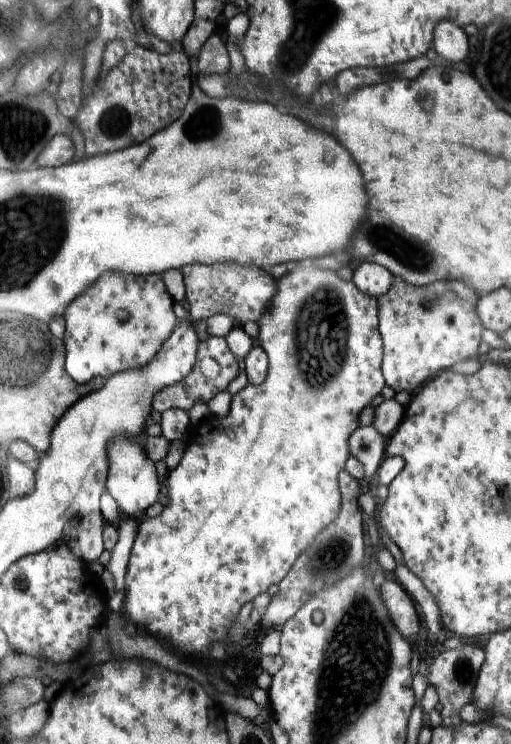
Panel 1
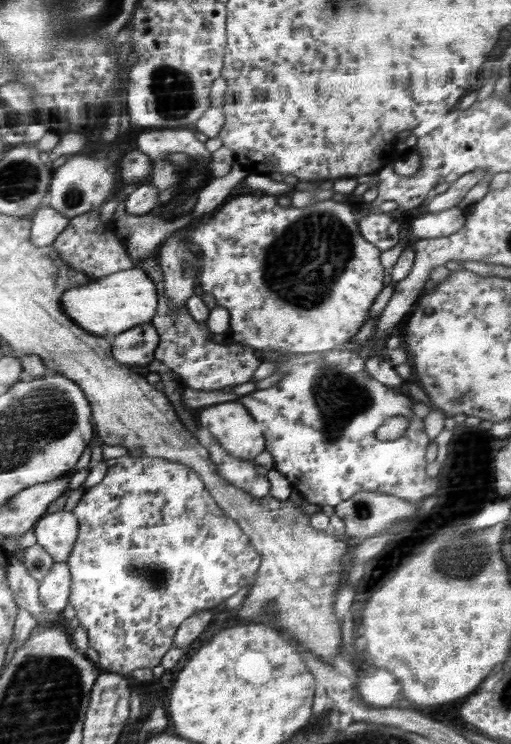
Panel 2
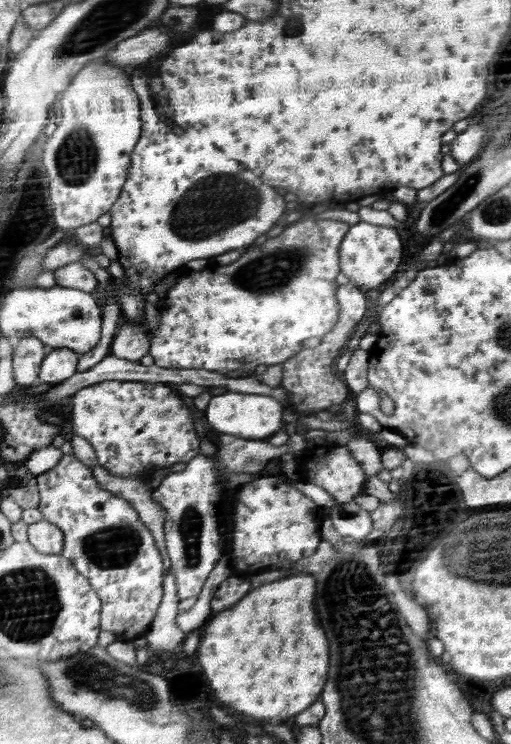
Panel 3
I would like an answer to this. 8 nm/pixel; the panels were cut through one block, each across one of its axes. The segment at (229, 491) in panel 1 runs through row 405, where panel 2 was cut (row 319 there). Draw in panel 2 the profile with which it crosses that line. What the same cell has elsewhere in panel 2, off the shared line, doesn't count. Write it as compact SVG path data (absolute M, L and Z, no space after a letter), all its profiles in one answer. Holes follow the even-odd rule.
M242 194L236 198L227 199L226 204L220 206L220 210L214 214L214 220L203 223L189 237L192 244L200 246L203 252L202 276L199 277L200 286L204 293L210 293L216 299L217 306L226 308L230 314L229 329L232 332L232 342L244 343L245 346L252 346L261 355L261 352L273 354L306 354L314 352L332 351L340 348L344 350L350 347L348 342L358 330L369 320L369 313L372 304L376 301L378 294L384 288L384 274L380 266L380 249L360 234L358 218L354 218L353 208L342 204L342 201L328 200L318 202L314 206L306 208L282 208L278 206L274 196L252 196Z

